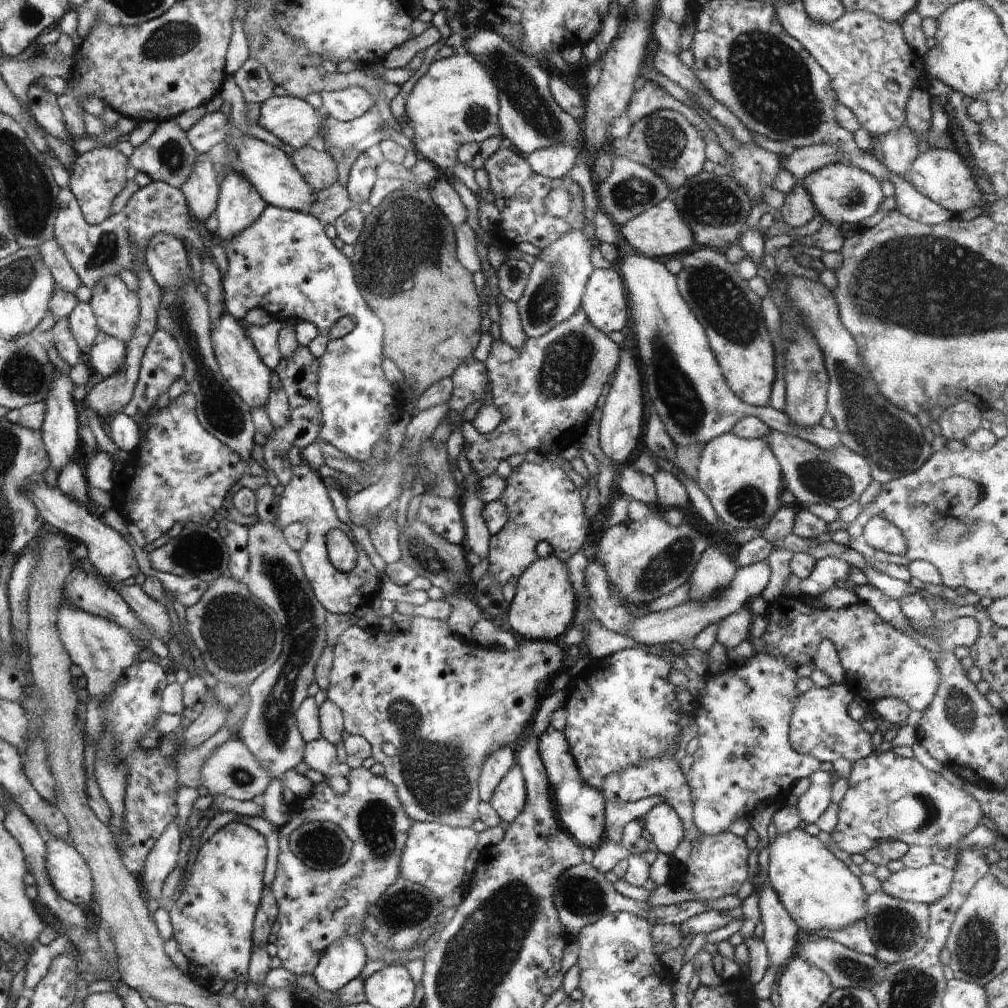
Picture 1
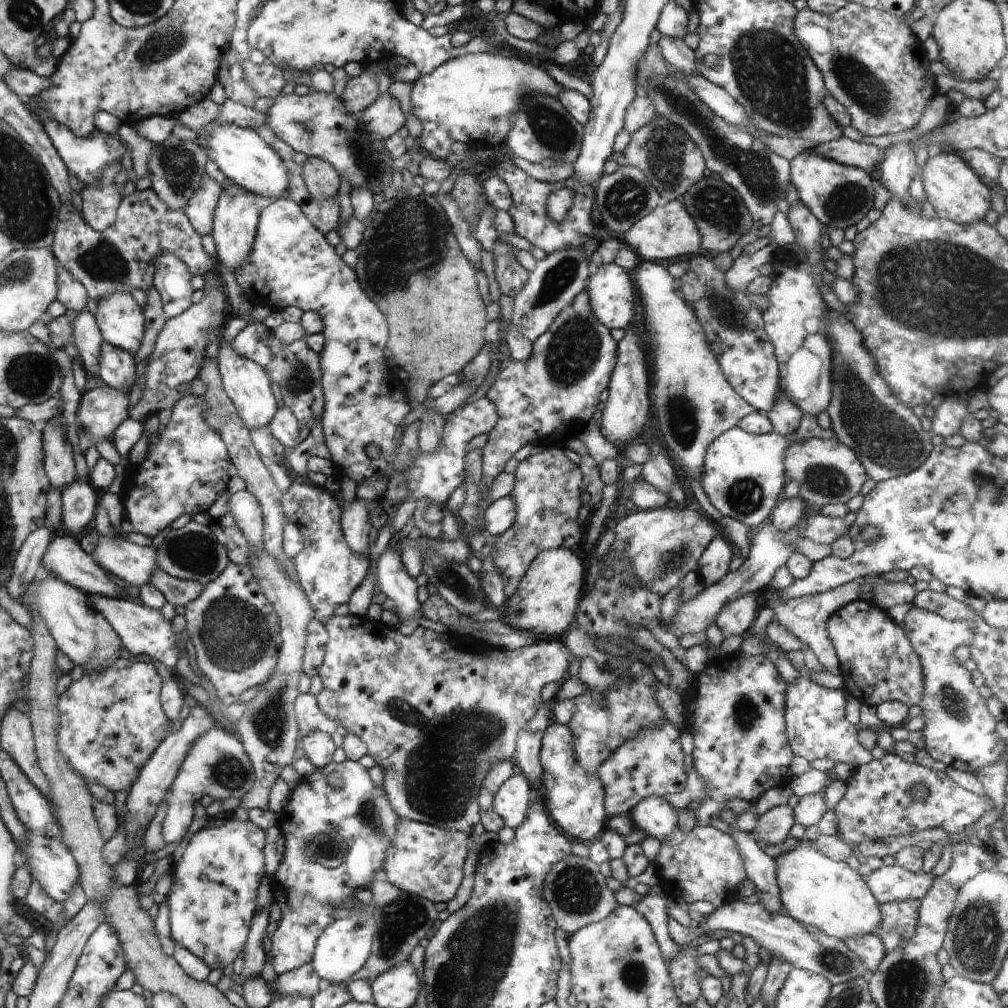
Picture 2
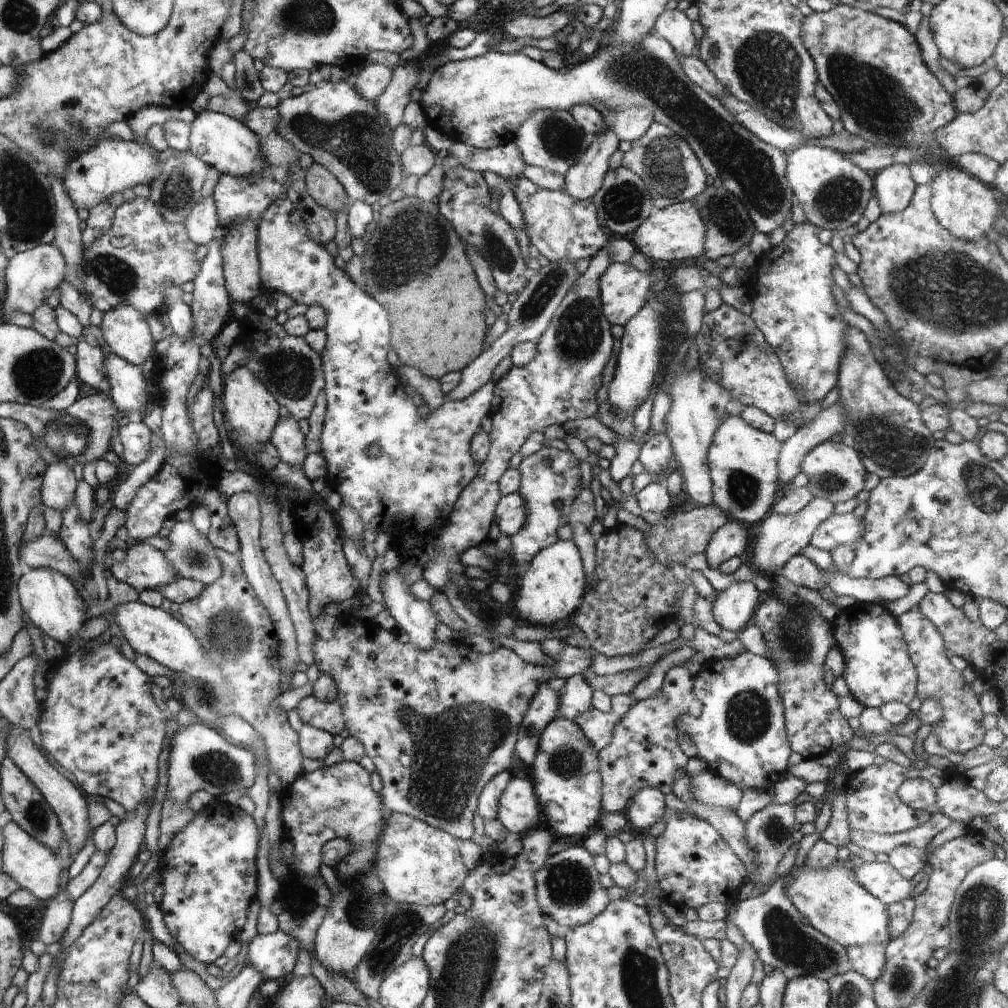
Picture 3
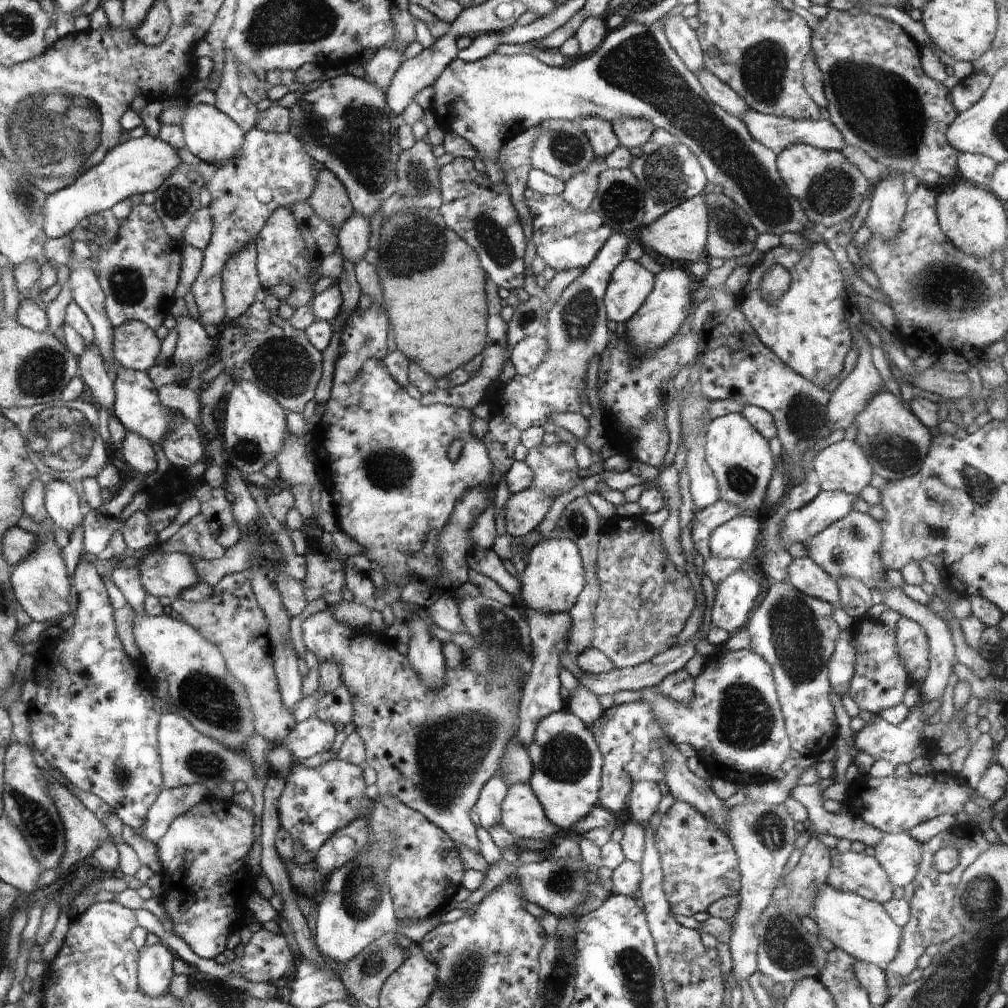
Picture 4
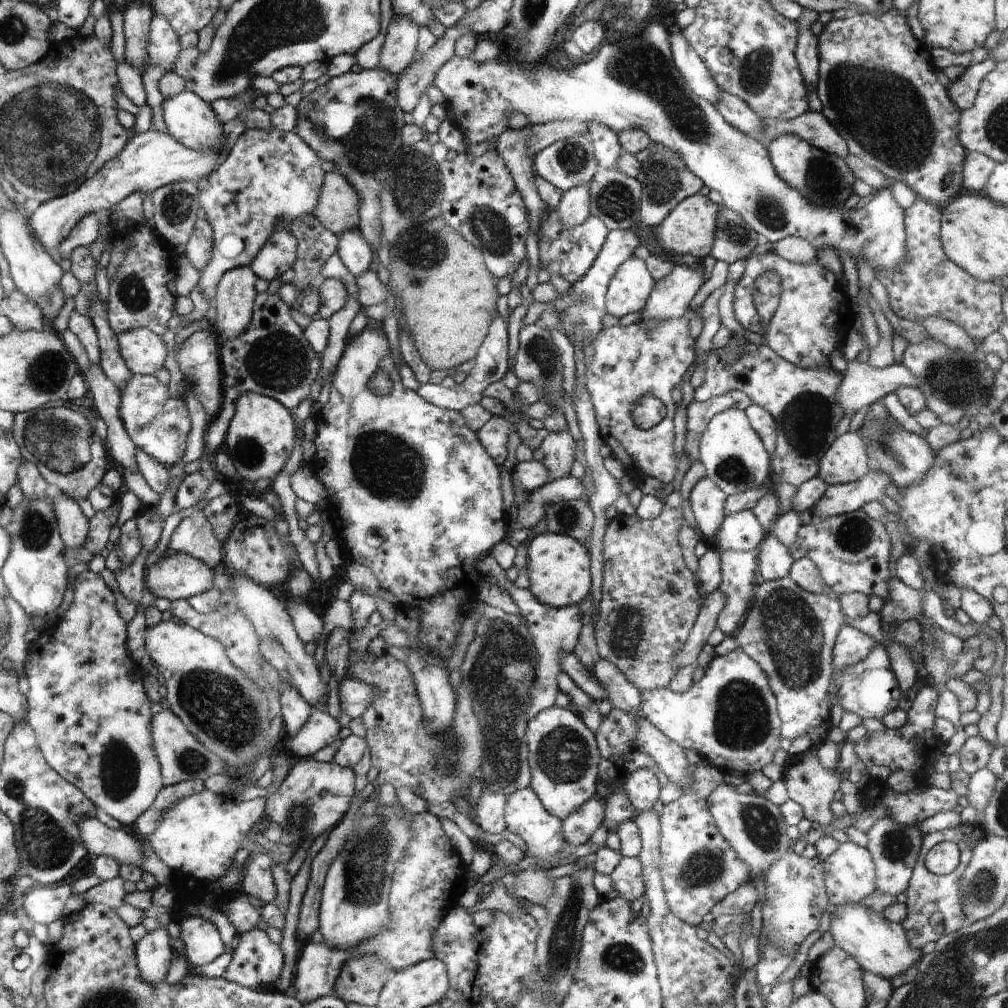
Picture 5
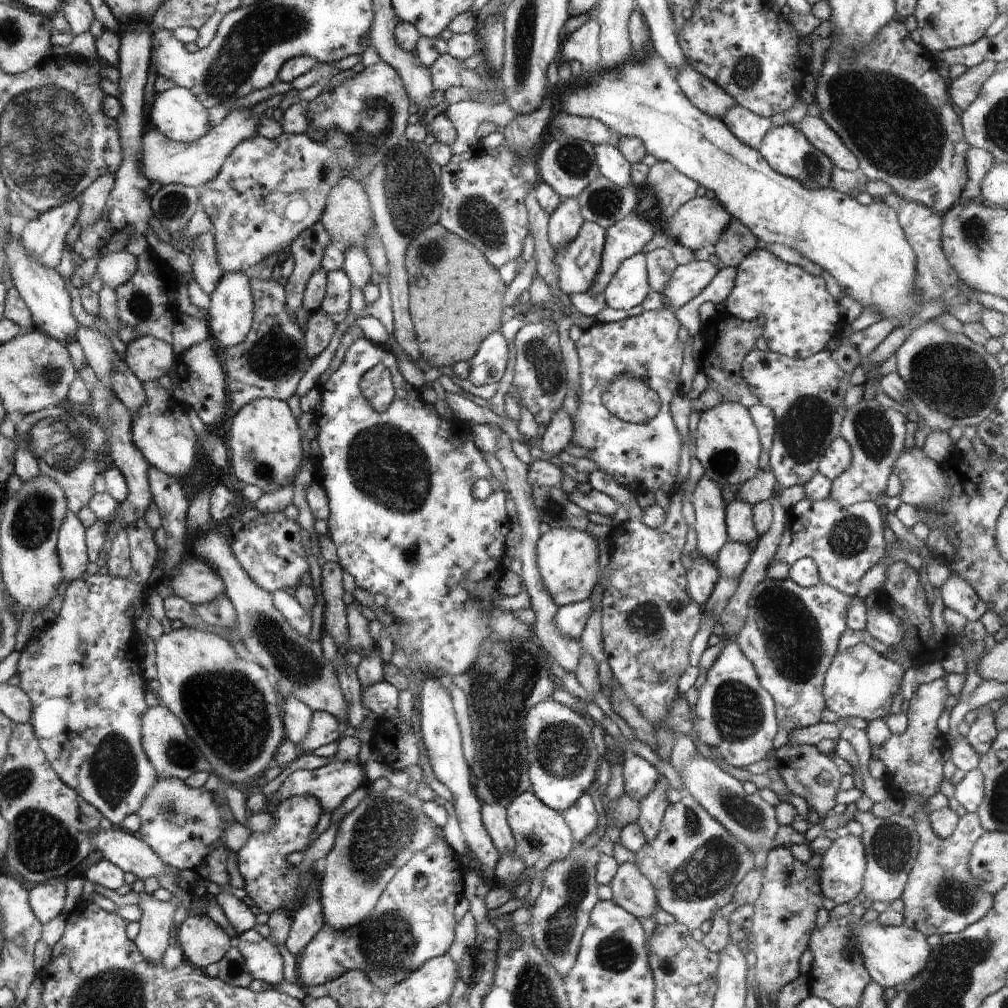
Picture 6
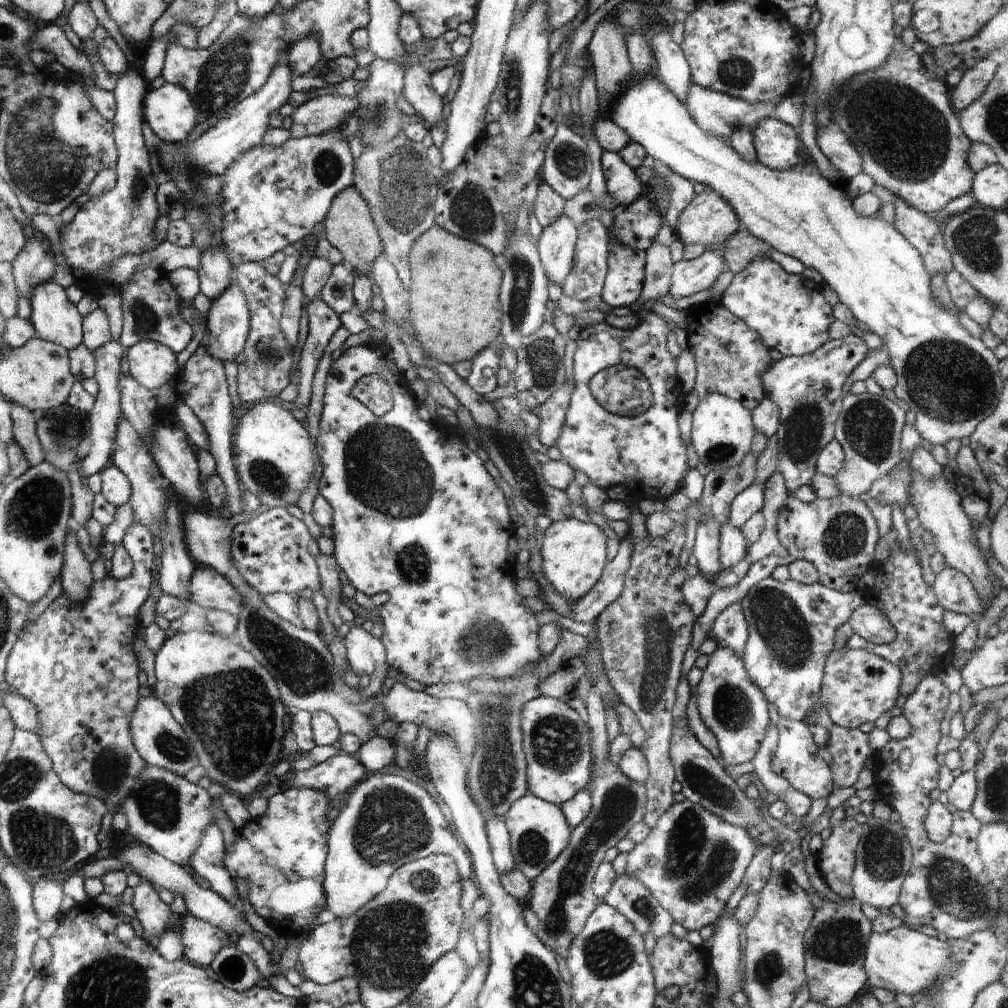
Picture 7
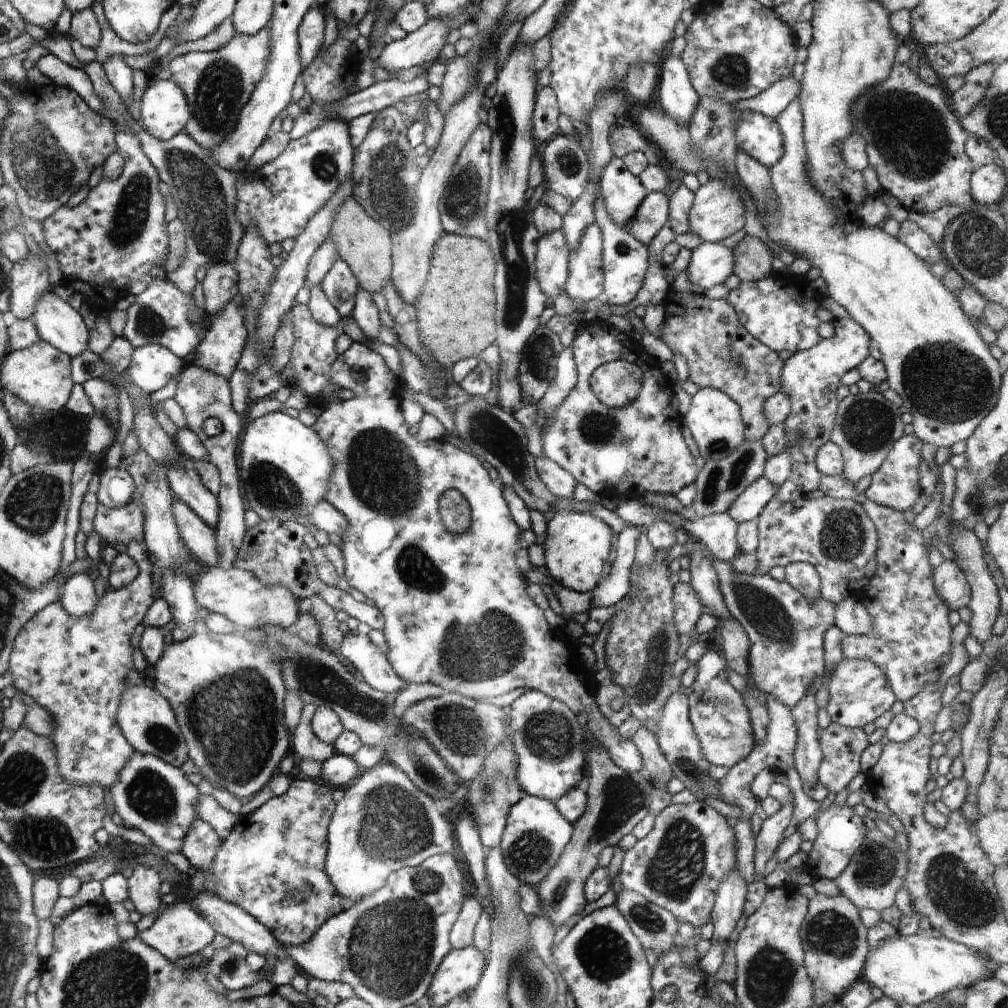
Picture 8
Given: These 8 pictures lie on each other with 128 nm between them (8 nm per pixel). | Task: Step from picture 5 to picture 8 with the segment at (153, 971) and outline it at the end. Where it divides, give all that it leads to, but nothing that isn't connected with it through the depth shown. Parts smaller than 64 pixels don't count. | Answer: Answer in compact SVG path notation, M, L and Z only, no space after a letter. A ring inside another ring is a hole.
M134 866L132 876L128 878L128 897L142 917L157 915L163 908L162 895L159 892L162 883L157 868Z

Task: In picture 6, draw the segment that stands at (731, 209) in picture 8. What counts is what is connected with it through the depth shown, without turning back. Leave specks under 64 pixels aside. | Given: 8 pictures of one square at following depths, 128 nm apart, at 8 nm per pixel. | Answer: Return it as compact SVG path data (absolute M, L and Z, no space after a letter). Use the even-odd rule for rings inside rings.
M692 197L668 220L665 231L672 243L680 243L695 252L699 248L711 249L720 240L720 235L725 231L727 224L731 220L731 214L717 199Z

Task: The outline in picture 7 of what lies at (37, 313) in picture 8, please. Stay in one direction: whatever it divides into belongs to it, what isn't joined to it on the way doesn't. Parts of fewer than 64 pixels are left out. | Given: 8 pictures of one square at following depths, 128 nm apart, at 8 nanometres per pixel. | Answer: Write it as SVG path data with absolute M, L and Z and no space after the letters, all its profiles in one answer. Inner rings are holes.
M48 280L30 290L31 317L29 318L38 337L74 350L83 343L82 316L76 305L66 295L65 288Z

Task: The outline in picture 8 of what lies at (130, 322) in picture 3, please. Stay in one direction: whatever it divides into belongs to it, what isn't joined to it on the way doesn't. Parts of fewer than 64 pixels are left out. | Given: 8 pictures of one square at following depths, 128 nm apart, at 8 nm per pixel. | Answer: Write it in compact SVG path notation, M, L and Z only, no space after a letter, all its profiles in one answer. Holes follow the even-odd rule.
M148 344L134 350L127 374L146 393L164 388L172 378L178 378L187 360L174 356L158 344Z

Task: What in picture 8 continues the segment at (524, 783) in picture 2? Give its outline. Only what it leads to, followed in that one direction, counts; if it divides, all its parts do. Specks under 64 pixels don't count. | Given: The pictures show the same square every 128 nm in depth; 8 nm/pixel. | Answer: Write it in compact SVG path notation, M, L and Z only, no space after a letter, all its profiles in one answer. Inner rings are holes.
M524 794L523 798L512 806L506 818L505 830L499 845L506 868L520 883L524 882L538 891L540 884L560 860L573 832L573 826L560 815L552 801Z

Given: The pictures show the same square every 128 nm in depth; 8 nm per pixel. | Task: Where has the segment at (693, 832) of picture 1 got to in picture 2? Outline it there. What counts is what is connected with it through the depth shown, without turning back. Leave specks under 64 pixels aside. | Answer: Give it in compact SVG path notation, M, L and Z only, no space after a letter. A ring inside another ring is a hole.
M664 720L649 729L639 731L638 736L621 744L604 763L598 767L597 779L605 796L608 818L630 814L631 810L647 796L669 795L682 792L687 787L687 773L680 745L681 729Z

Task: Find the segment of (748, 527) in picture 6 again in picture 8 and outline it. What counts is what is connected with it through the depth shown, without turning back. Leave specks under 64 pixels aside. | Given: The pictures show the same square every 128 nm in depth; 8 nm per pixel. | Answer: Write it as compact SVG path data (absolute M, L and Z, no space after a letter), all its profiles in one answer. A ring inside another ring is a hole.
M758 478L737 500L734 500L734 504L727 511L728 515L734 518L736 523L755 520L764 506L775 497L776 491L776 486L773 486L768 478Z

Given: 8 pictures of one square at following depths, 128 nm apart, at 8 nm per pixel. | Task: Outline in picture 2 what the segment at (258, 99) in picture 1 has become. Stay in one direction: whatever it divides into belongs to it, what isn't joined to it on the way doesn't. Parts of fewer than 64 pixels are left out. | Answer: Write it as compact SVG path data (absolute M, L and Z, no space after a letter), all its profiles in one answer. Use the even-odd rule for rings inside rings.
M246 59L241 63L243 76L257 97L275 98L285 86L283 72L270 62L255 64Z

